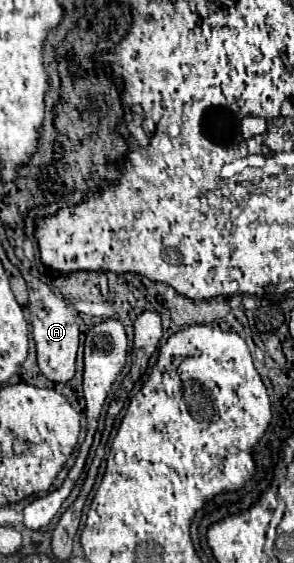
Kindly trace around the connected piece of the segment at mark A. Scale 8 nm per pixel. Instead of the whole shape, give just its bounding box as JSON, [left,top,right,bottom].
[25,275,80,383]

